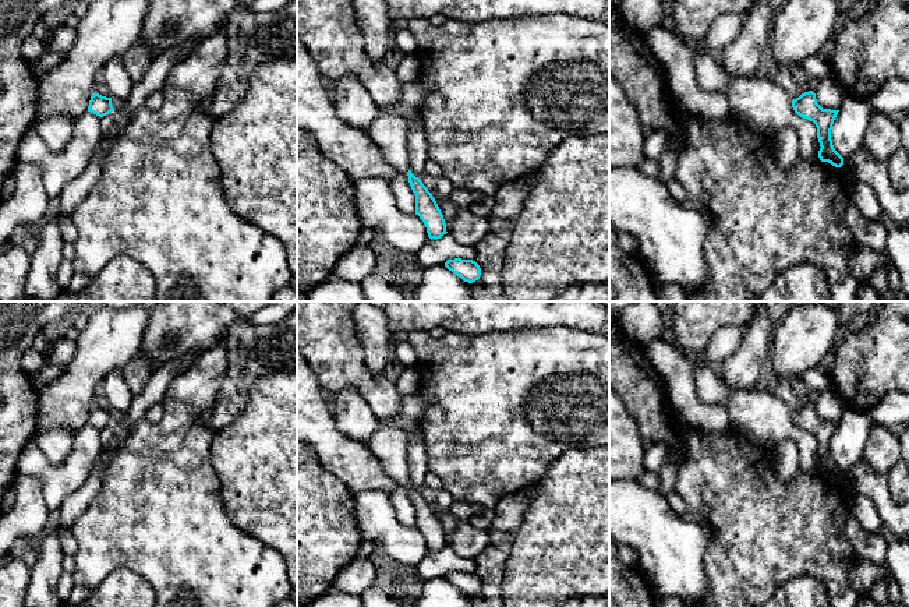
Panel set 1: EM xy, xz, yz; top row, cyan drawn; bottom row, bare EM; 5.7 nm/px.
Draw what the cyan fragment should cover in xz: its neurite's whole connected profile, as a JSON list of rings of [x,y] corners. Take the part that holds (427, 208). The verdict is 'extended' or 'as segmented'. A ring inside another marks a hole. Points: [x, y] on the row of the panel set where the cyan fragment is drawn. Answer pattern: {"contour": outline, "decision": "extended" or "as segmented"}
{"contour": [[[379,112],[378,119],[368,130],[368,135],[379,148],[386,162],[397,172],[408,176],[410,187],[415,195],[415,215],[424,222],[429,239],[441,239],[446,234],[443,215],[421,179],[410,170],[407,153],[407,133],[410,120],[393,113]]], "decision": "extended"}

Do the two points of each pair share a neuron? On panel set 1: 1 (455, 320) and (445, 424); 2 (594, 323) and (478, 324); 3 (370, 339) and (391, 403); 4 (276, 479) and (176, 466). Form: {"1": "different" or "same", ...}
{"1": "different", "2": "same", "3": "different", "4": "different"}

